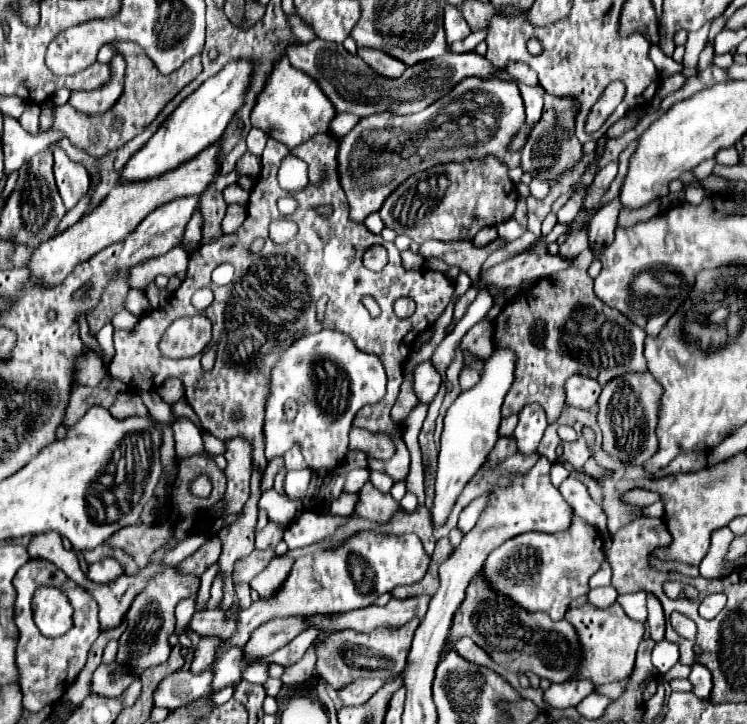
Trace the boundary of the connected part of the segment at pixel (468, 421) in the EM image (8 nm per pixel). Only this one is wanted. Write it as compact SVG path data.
M494 347L494 353L484 359L484 369L480 373L480 381L476 387L460 393L460 397L452 403L444 417L444 431L440 441L438 453L438 477L436 477L436 497L432 505L432 519L434 525L442 525L452 511L456 497L464 489L464 485L476 475L476 471L484 465L488 453L498 441L498 427L500 427L500 407L504 397L512 385L516 367L516 353Z

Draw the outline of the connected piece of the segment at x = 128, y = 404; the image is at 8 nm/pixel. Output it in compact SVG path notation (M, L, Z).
M128 393L128 395L118 397L116 403L112 403L110 413L116 419L124 419L124 417L132 417L132 415L148 415L148 409L136 393Z

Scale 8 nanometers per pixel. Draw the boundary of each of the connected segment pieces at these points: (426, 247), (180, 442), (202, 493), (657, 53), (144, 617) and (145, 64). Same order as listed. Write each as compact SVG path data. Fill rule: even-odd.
M498 237L492 243L484 245L484 247L476 247L472 241L424 241L424 245L420 247L420 255L424 259L428 257L438 257L442 261L446 261L452 267L458 267L460 271L468 273L474 287L478 287L478 273L482 269L482 263L486 261L486 257L496 251L502 249L508 241Z
M179 418L172 425L174 431L175 451L183 459L199 453L205 453L199 429L188 418Z
M200 475L190 483L190 493L194 497L208 497L210 491L212 491L212 483L210 483L210 479L206 475Z
M651 44L649 57L654 63L661 77L670 77L683 69L682 63L677 63L672 57L666 56L657 44Z
M168 567L168 569L164 569L164 573L160 573L156 579L152 579L148 583L148 587L134 599L132 607L126 613L128 615L128 629L118 639L120 647L118 647L116 663L120 663L120 665L126 663L132 669L136 669L138 673L152 667L152 665L164 663L170 655L168 637L174 633L174 627L176 627L174 609L180 599L186 599L188 595L196 593L198 585L200 585L198 577L178 575L176 567Z
M112 41L110 47L114 47L114 51L126 59L124 91L122 91L120 99L116 101L116 105L100 115L86 115L82 111L76 111L70 103L66 103L62 107L54 107L54 125L52 127L64 131L66 137L72 141L72 145L84 149L92 157L104 157L108 151L116 151L124 143L134 139L144 127L148 127L148 123L152 123L152 119L164 109L164 105L174 95L180 93L180 89L184 89L190 81L194 81L202 73L200 55L188 59L188 63L184 63L178 71L174 71L170 75L162 75L136 43Z

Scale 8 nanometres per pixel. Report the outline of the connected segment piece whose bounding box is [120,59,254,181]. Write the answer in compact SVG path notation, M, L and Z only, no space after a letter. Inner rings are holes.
M236 59L228 63L222 71L218 71L214 77L206 79L202 87L198 87L190 97L186 97L180 107L166 117L166 121L158 127L152 139L136 155L132 155L132 159L124 167L124 175L120 181L140 181L158 177L164 171L172 171L172 167L176 169L184 161L192 159L196 153L200 153L200 149L206 149L208 143L218 141L230 119L244 105L252 73L254 65L250 61Z

